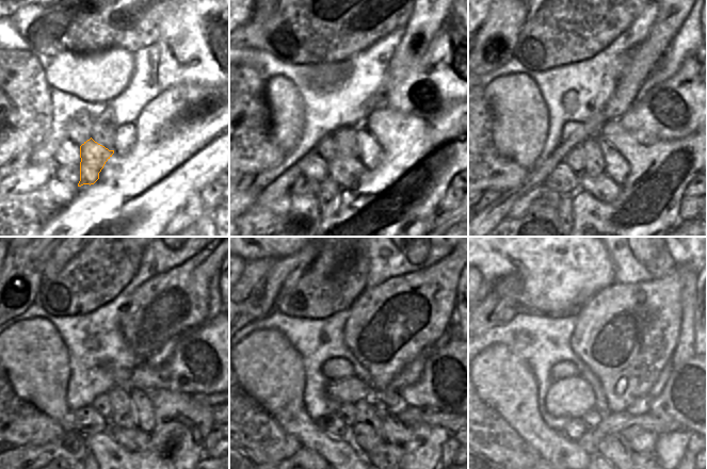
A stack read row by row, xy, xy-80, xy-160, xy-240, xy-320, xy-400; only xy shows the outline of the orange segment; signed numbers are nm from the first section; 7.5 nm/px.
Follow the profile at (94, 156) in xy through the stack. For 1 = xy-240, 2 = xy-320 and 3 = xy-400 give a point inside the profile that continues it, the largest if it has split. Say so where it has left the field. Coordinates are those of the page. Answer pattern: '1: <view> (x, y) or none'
1: xy-240 (134, 439)
2: xy-320 (387, 453)
3: xy-400 (633, 453)

